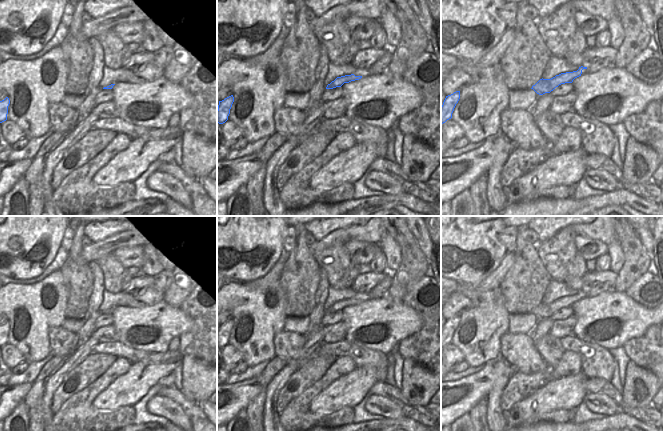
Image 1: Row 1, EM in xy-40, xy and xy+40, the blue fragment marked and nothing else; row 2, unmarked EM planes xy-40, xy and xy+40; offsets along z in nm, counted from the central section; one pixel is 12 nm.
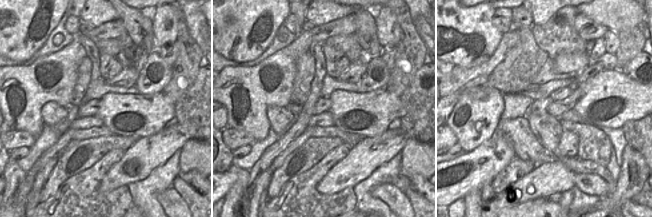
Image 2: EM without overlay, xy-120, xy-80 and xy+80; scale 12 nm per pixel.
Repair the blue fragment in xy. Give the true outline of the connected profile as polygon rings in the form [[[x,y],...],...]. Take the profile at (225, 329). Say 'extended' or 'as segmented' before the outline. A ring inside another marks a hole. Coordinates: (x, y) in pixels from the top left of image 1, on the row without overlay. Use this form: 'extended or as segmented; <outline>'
as segmented; [[[233,319],[225,322],[222,325],[219,325],[218,334],[217,334],[217,346],[223,348],[228,344],[230,338],[230,333],[234,326]]]

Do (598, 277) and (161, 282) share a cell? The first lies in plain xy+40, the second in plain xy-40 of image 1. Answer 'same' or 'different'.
different

